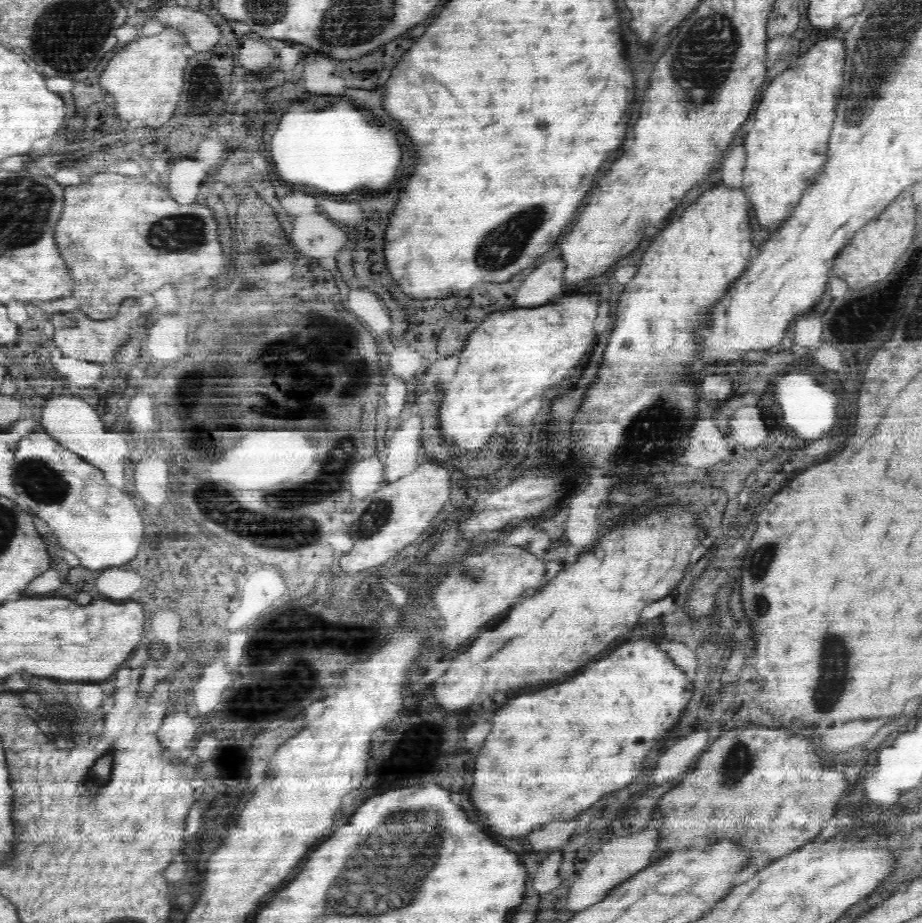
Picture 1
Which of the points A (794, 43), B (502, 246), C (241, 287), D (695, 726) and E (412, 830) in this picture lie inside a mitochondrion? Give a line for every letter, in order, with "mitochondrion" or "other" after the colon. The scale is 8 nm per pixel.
A: other
B: mitochondrion
C: mitochondrion
D: other
E: mitochondrion

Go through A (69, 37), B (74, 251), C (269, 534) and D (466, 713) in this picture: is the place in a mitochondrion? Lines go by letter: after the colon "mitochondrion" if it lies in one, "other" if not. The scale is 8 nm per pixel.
A: mitochondrion
B: other
C: mitochondrion
D: other

